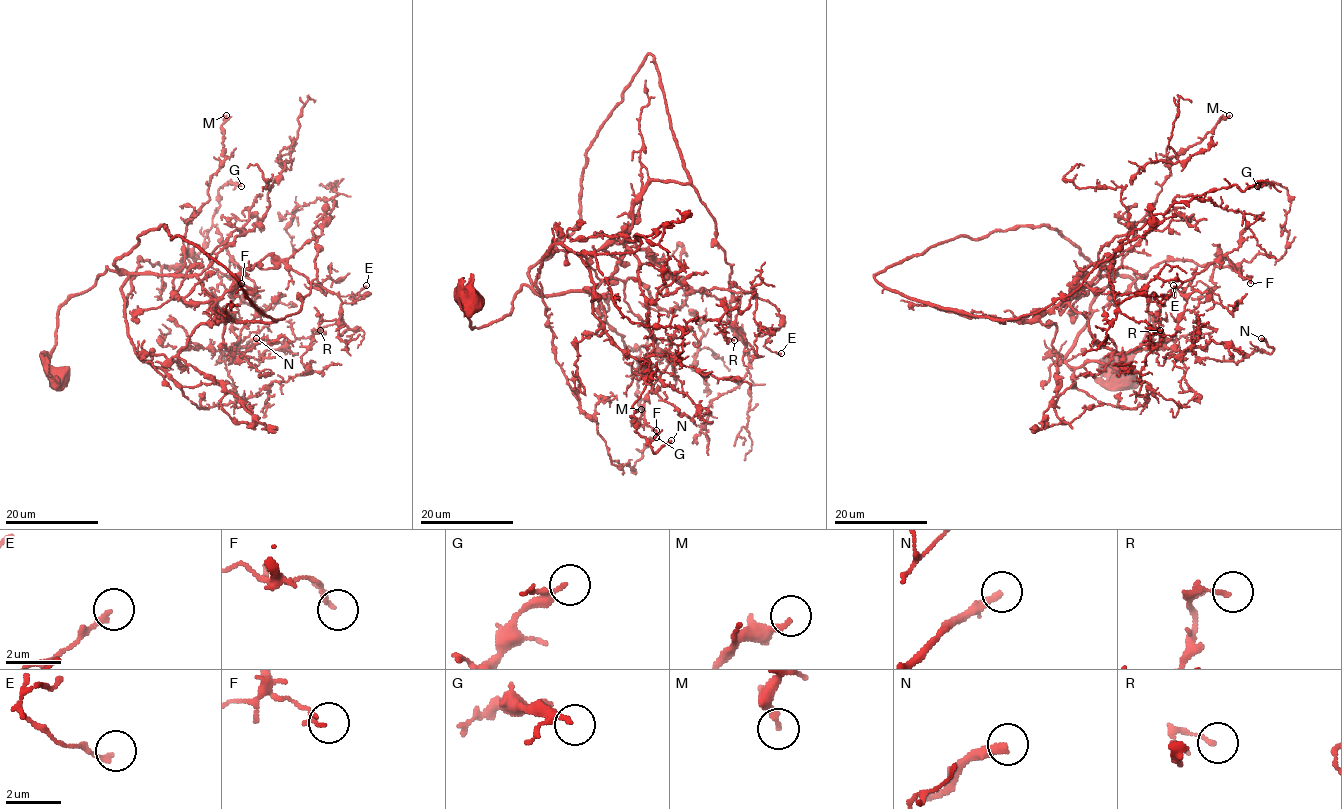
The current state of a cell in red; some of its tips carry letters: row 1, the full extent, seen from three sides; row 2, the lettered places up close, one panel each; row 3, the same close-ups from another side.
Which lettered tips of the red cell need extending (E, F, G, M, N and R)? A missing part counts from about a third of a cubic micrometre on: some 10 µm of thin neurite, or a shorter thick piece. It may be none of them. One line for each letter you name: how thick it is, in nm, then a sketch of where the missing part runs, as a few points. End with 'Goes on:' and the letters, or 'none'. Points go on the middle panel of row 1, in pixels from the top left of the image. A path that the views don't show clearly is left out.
Goes on: none

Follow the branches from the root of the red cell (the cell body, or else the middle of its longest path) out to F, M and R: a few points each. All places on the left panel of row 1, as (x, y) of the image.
F: (58, 379), (59, 308), (108, 268), (193, 275), (224, 313), (231, 352), (256, 305), (230, 256), (241, 283)
M: (58, 379), (50, 353), (64, 303), (108, 268), (175, 275), (184, 264), (186, 227), (226, 157), (226, 115)
R: (58, 379), (59, 308), (108, 268), (128, 276), (135, 352), (199, 408), (301, 374), (320, 330)

